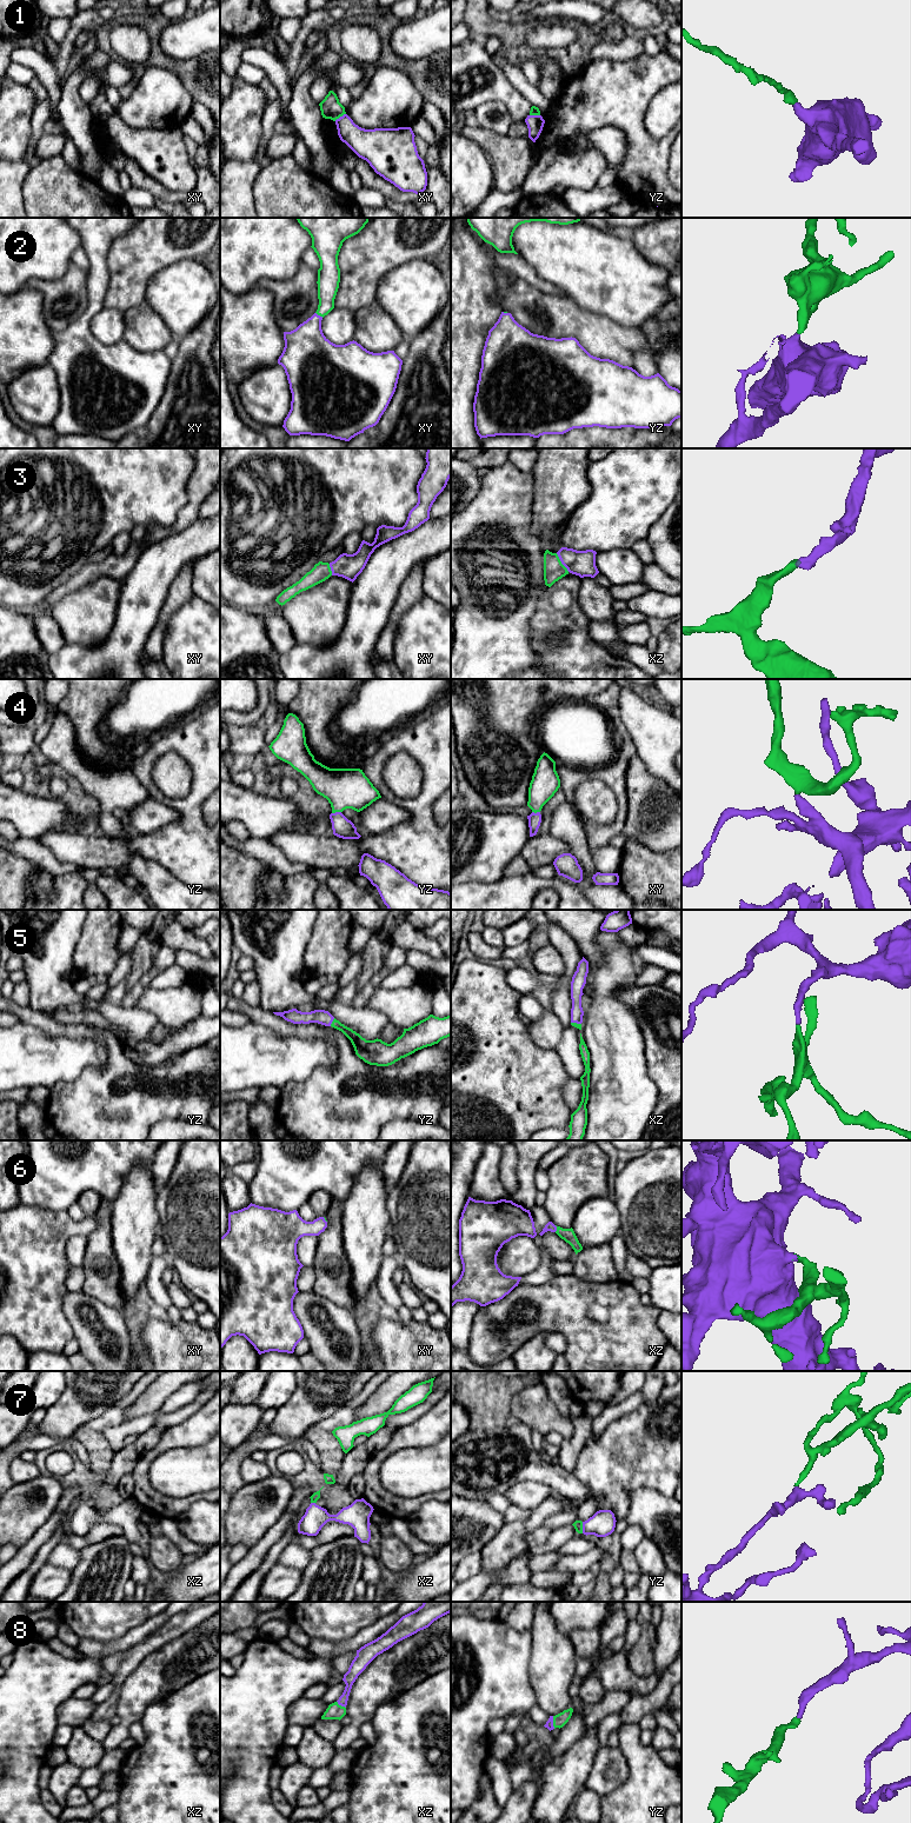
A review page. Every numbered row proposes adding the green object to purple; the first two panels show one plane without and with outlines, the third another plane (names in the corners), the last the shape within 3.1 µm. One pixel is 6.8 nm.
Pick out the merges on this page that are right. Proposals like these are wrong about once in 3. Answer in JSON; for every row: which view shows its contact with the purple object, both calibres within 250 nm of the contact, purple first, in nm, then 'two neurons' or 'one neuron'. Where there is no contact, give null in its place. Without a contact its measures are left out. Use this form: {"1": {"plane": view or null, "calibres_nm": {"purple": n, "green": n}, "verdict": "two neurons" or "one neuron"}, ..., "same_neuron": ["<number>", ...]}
{"1": {"plane": "xy", "calibres_nm": {"purple": 190, "green": 140}, "verdict": "two neurons"}, "2": {"plane": "xy", "calibres_nm": {"purple": 300, "green": 150}, "verdict": "one neuron"}, "3": {"plane": "xz", "calibres_nm": {"purple": 180, "green": 140}, "verdict": "one neuron"}, "4": {"plane": "yz", "calibres_nm": {"purple": 140, "green": 280}, "verdict": "one neuron"}, "5": {"plane": "yz", "calibres_nm": {"purple": 100, "green": 100}, "verdict": "one neuron"}, "6": {"plane": "xz", "calibres_nm": {"purple": 60, "green": 90}, "verdict": "one neuron"}, "7": {"plane": "yz", "calibres_nm": {"purple": 170, "green": 60}, "verdict": "one neuron"}, "8": {"plane": "yz", "calibres_nm": {"purple": 50, "green": 90}, "verdict": "one neuron"}, "same_neuron": ["2", "3", "4", "5", "6", "7", "8"]}

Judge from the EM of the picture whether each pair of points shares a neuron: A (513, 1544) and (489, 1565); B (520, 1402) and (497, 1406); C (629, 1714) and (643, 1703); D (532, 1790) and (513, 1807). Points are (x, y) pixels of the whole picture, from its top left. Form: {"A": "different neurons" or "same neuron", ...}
{"A": "same neuron", "B": "different neurons", "C": "same neuron", "D": "same neuron"}

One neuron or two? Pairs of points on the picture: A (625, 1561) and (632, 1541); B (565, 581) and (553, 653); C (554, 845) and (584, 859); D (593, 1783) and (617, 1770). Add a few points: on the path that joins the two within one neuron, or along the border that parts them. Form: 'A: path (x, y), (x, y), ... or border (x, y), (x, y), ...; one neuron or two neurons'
A: path (627, 1556), (627, 1545); one neuron
B: path (574, 599), (573, 616), (562, 629), (560, 636); one neuron
C: border (551, 833), (560, 838), (571, 852); two neurons
D: path (599, 1781), (611, 1770); one neuron

